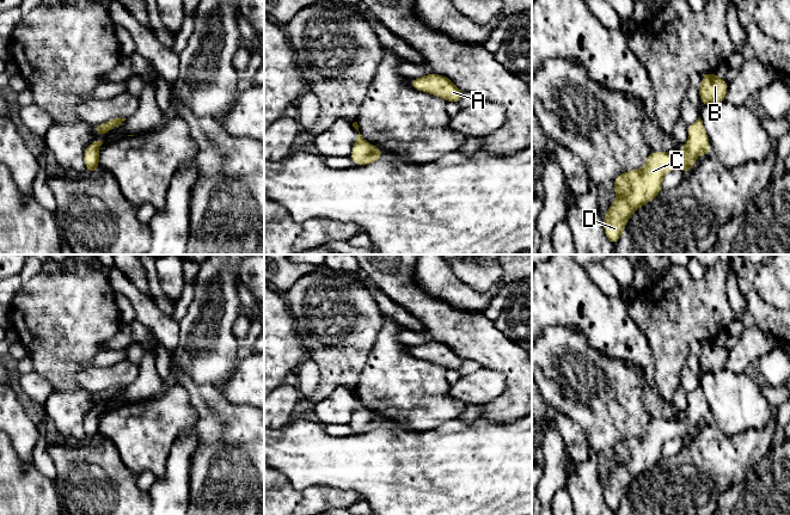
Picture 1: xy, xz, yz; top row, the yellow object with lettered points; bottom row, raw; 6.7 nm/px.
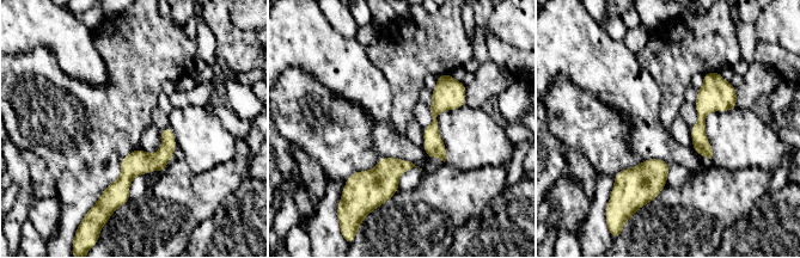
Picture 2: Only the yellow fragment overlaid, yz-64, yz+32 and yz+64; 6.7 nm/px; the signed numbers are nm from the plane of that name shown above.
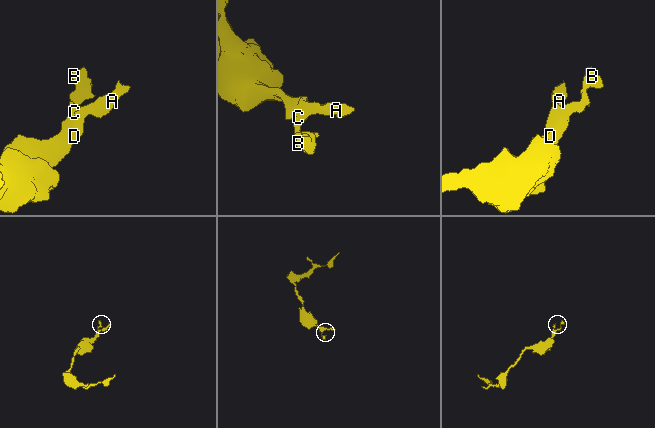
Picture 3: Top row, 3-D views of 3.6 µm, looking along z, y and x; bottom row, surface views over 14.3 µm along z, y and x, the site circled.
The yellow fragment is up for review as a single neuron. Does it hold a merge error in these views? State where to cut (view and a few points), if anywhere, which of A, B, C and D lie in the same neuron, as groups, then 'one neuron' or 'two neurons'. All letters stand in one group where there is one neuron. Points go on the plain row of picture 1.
no cut | A B C D | one neuron

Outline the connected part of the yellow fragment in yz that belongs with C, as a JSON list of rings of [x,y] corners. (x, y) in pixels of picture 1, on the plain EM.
[[[700,385],[687,393],[687,400],[690,407],[680,419],[650,419],[643,436],[629,437],[614,447],[617,466],[604,485],[604,498],[612,513],[621,505],[630,484],[663,458],[666,441],[675,436],[687,441],[696,431],[698,421],[708,425],[711,412]]]

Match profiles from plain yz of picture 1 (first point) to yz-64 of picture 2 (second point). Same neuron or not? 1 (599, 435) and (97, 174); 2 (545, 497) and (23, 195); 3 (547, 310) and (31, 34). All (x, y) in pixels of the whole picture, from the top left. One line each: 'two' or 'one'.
1: one
2: one
3: one

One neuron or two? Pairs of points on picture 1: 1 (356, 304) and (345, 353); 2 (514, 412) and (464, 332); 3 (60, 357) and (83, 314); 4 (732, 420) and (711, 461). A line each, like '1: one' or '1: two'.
1: one
2: one
3: one
4: two

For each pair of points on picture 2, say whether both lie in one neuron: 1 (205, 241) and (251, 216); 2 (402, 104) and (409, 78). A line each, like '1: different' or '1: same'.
1: same
2: same

